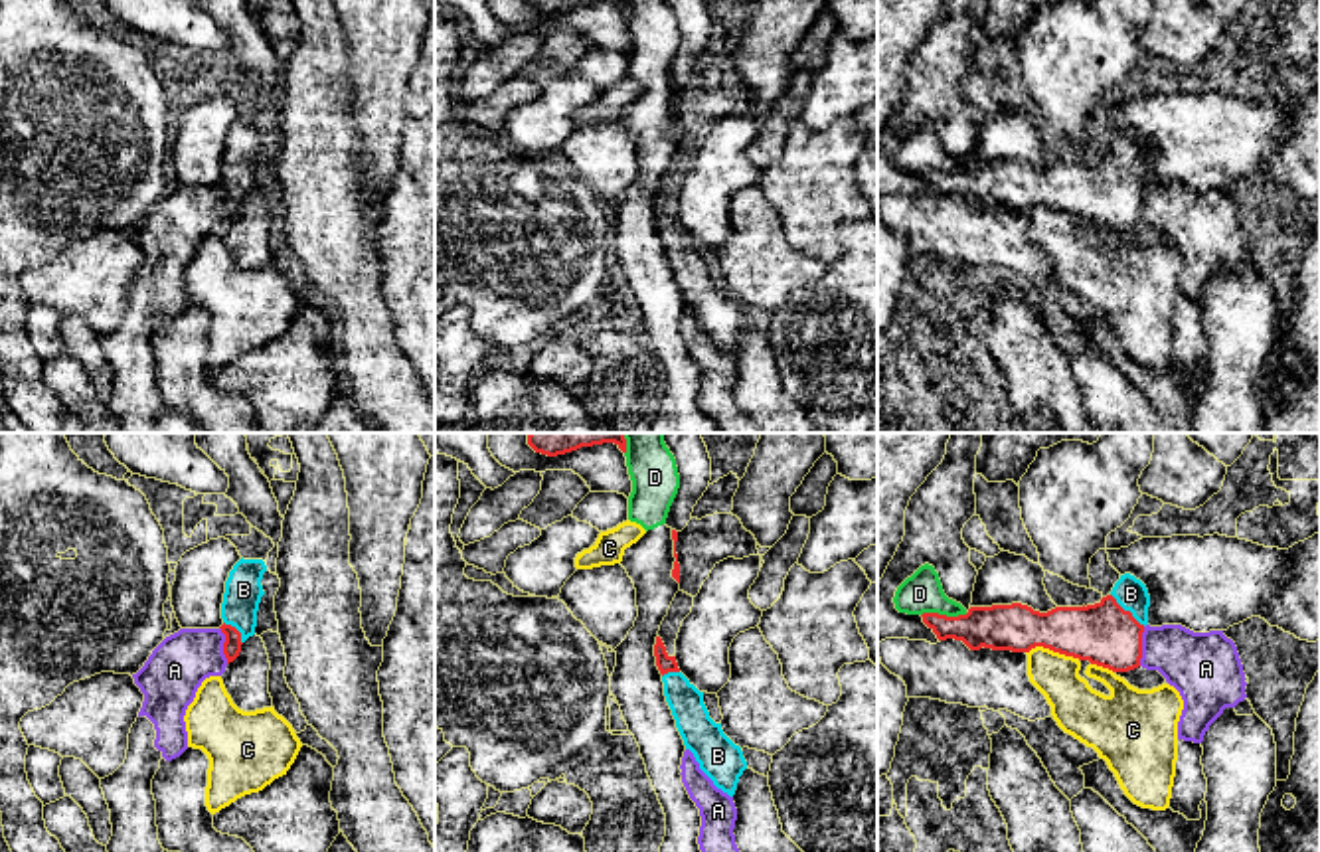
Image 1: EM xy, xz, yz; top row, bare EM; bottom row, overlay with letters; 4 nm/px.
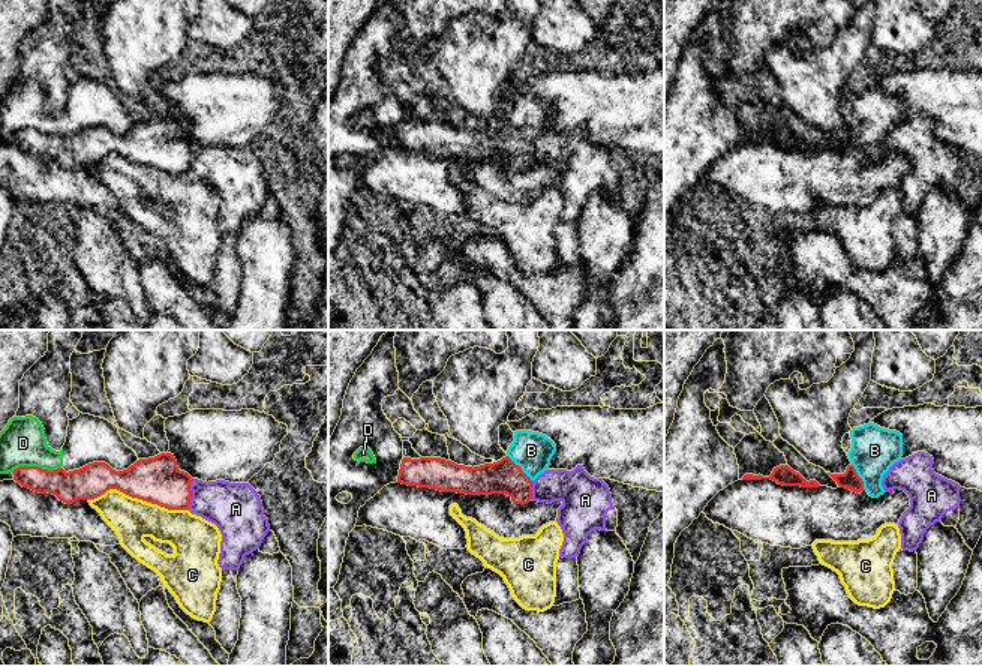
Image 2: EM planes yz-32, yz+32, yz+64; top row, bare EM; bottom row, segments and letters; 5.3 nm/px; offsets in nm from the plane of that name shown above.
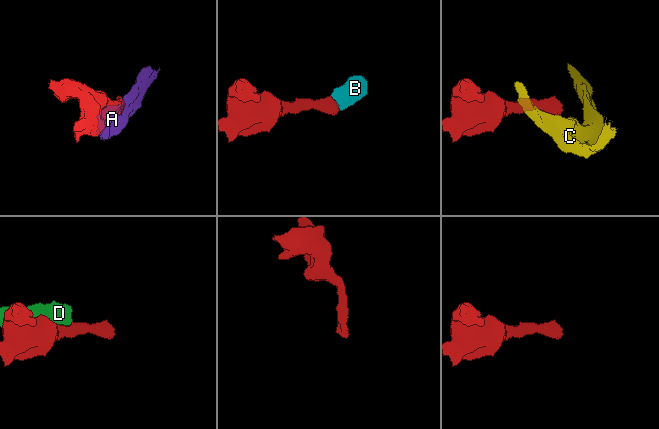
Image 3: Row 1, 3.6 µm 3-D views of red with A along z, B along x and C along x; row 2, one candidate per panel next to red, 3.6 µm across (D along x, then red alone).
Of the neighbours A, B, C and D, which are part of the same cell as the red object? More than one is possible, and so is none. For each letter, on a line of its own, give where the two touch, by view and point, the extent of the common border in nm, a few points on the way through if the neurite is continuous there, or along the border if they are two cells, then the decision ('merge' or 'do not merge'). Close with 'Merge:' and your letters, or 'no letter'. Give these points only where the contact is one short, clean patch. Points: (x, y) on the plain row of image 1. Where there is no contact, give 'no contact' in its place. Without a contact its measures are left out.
A: meets red in yz at (1141, 204); contact 160 nm long; border along yz (1145, 184), (1139, 222); do not merge
B: meets red in yz at (1127, 169); contact 190 nm long; runs through yz (1103, 190), (1127, 169), (1131, 151); merge
C: meets red in yz at (1054, 208); contact 220 nm long; do not merge
D: meets red in yz at (943, 172); contact 190 nm long; do not merge
Merge: B

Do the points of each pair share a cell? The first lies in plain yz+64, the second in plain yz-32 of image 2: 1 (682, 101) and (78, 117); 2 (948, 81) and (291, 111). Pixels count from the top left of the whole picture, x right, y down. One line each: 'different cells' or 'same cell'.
1: different cells
2: different cells

